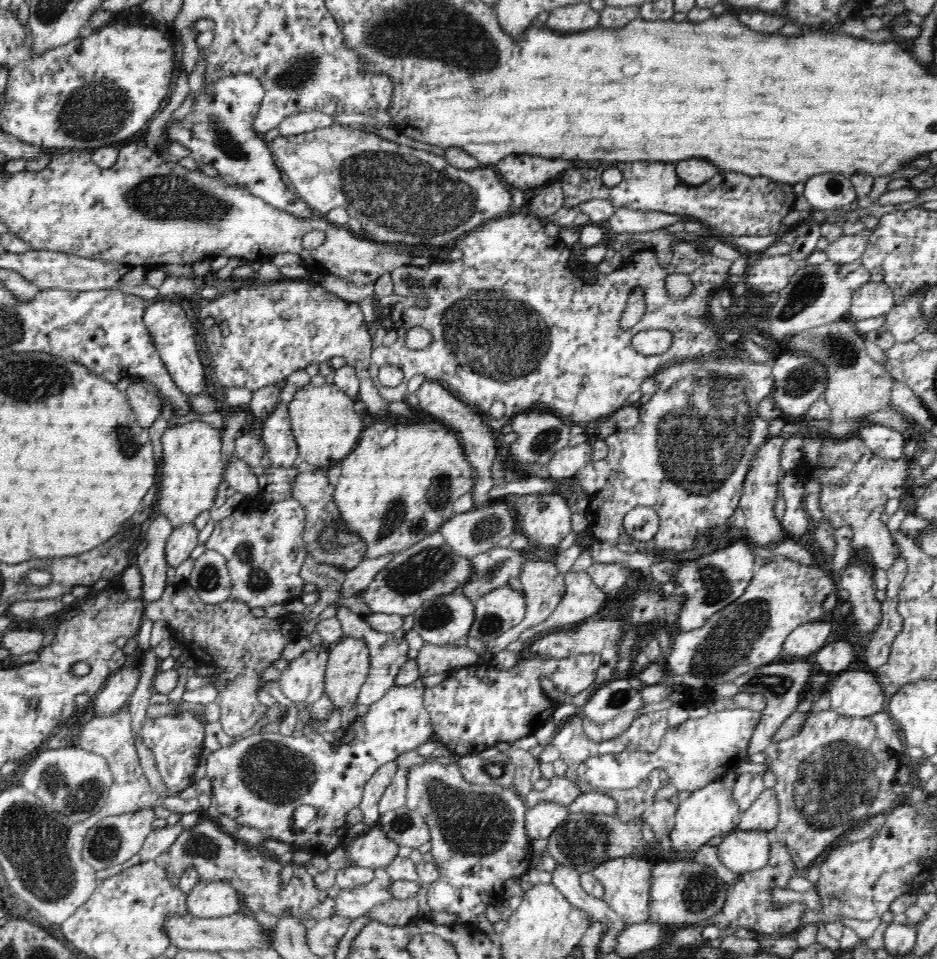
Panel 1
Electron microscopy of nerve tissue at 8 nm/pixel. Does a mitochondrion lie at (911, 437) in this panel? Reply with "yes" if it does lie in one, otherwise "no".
no

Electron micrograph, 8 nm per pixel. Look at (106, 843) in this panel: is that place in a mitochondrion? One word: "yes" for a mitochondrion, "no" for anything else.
yes

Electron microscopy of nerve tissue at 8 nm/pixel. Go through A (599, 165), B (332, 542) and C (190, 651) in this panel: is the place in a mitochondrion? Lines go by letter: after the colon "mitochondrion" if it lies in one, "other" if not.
A: other
B: mitochondrion
C: other

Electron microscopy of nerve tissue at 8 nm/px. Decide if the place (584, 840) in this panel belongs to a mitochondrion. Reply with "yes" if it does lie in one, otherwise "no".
yes

